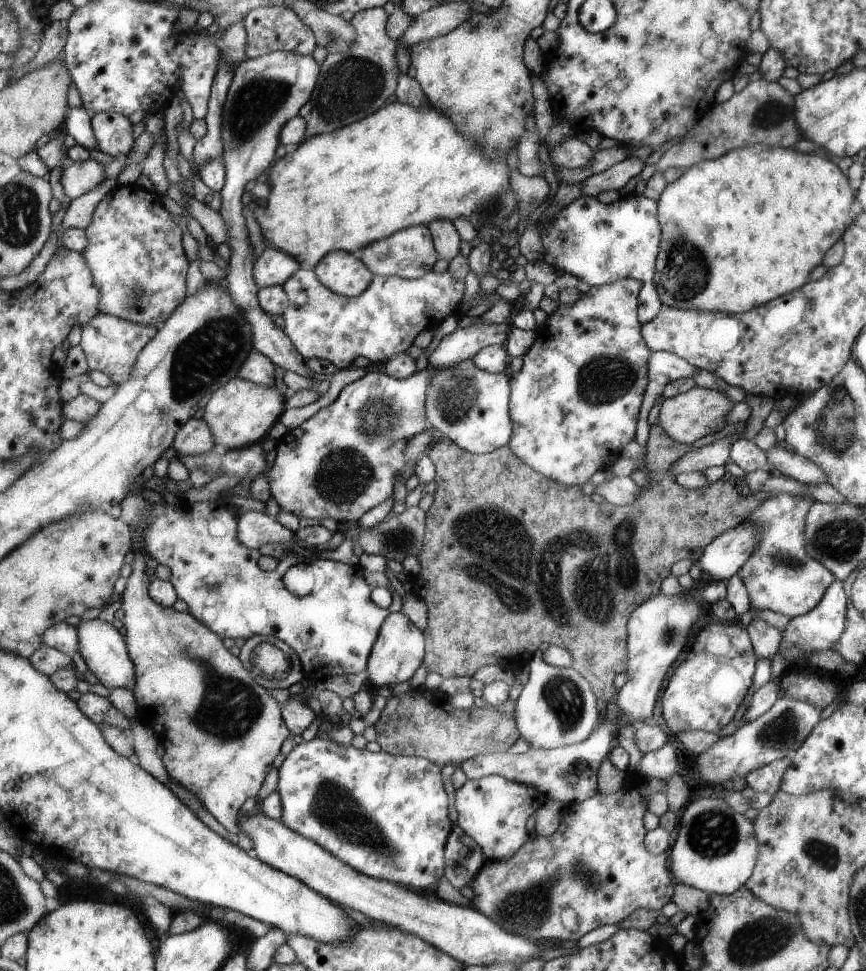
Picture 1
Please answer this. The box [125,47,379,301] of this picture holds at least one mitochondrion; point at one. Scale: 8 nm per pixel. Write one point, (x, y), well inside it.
(255, 103)

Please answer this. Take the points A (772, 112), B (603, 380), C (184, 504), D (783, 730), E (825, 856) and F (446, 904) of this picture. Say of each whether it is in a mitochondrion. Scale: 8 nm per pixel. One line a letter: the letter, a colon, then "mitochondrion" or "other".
A: mitochondrion
B: mitochondrion
C: other
D: mitochondrion
E: mitochondrion
F: other

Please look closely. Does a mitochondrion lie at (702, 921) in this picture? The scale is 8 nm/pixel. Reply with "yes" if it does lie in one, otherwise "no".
no

